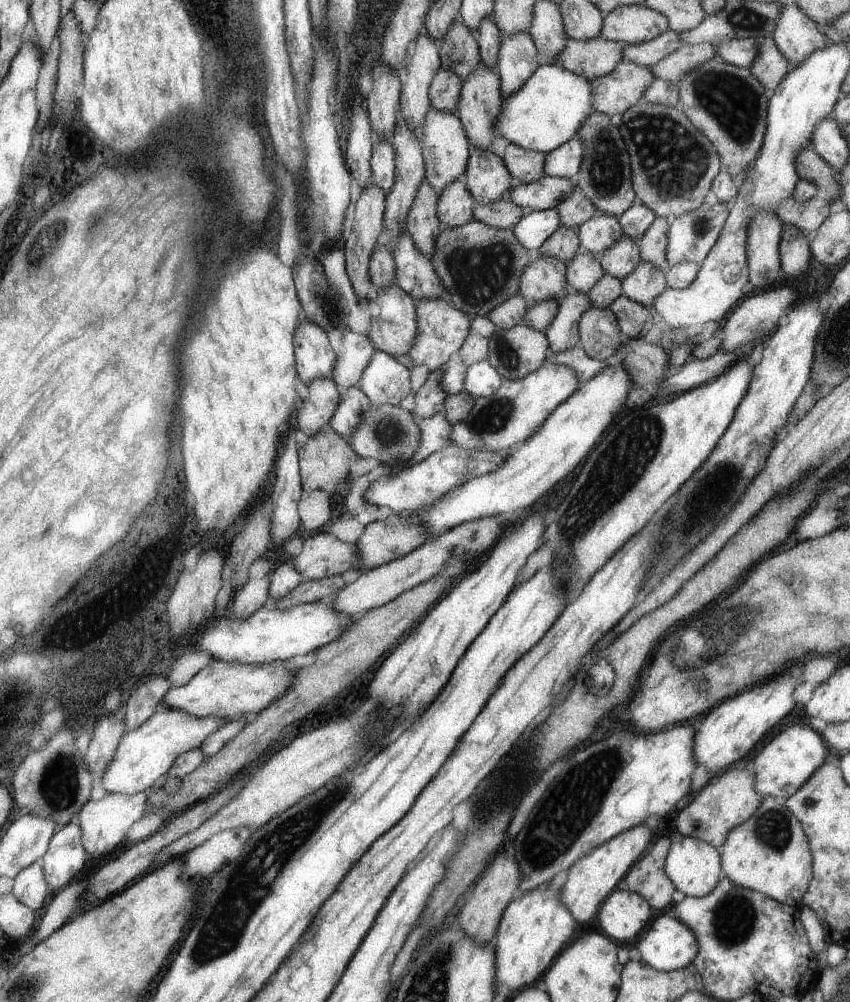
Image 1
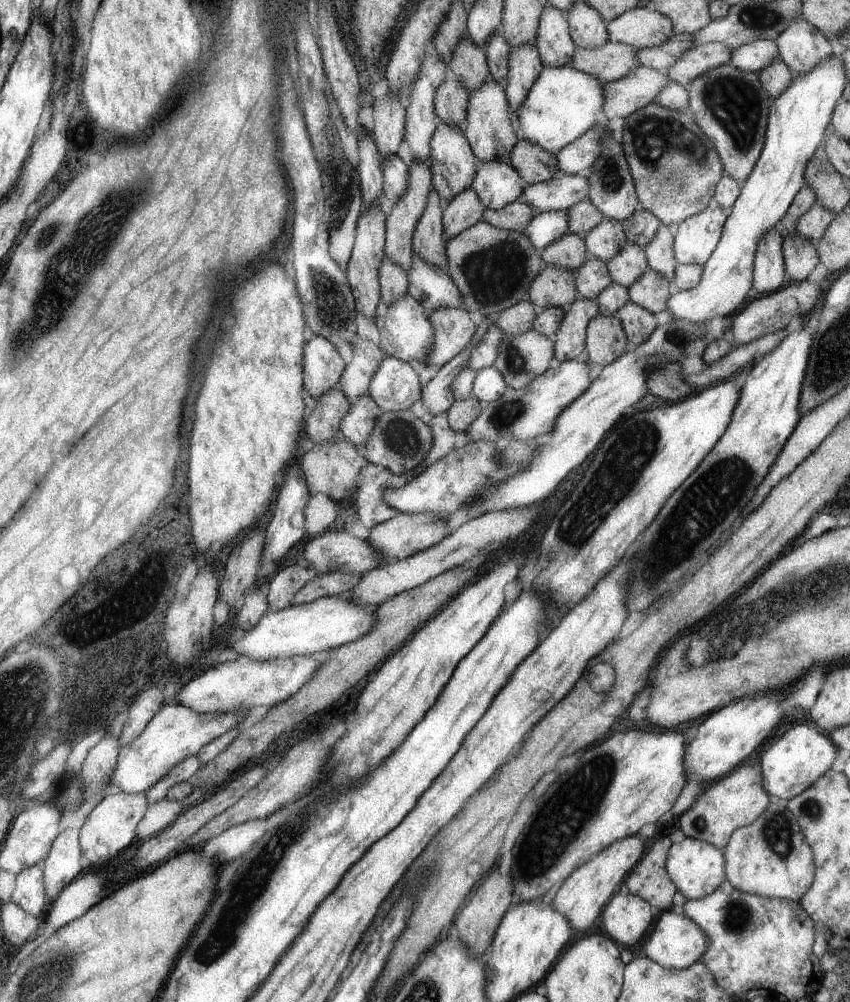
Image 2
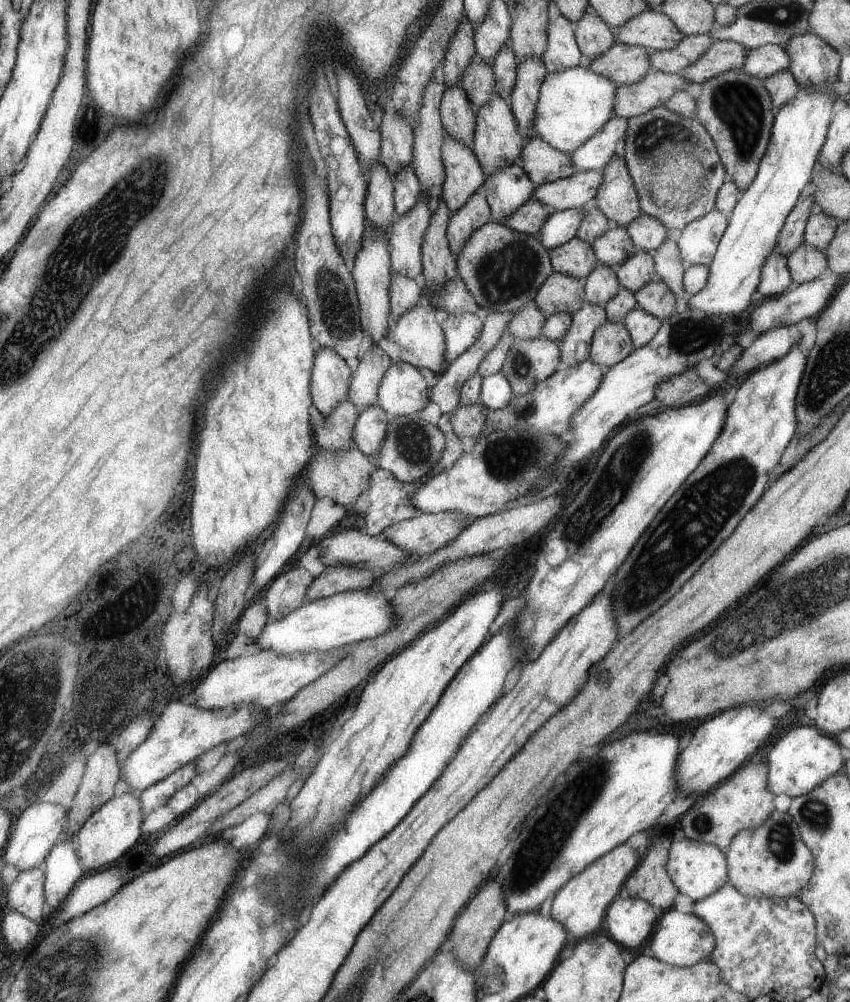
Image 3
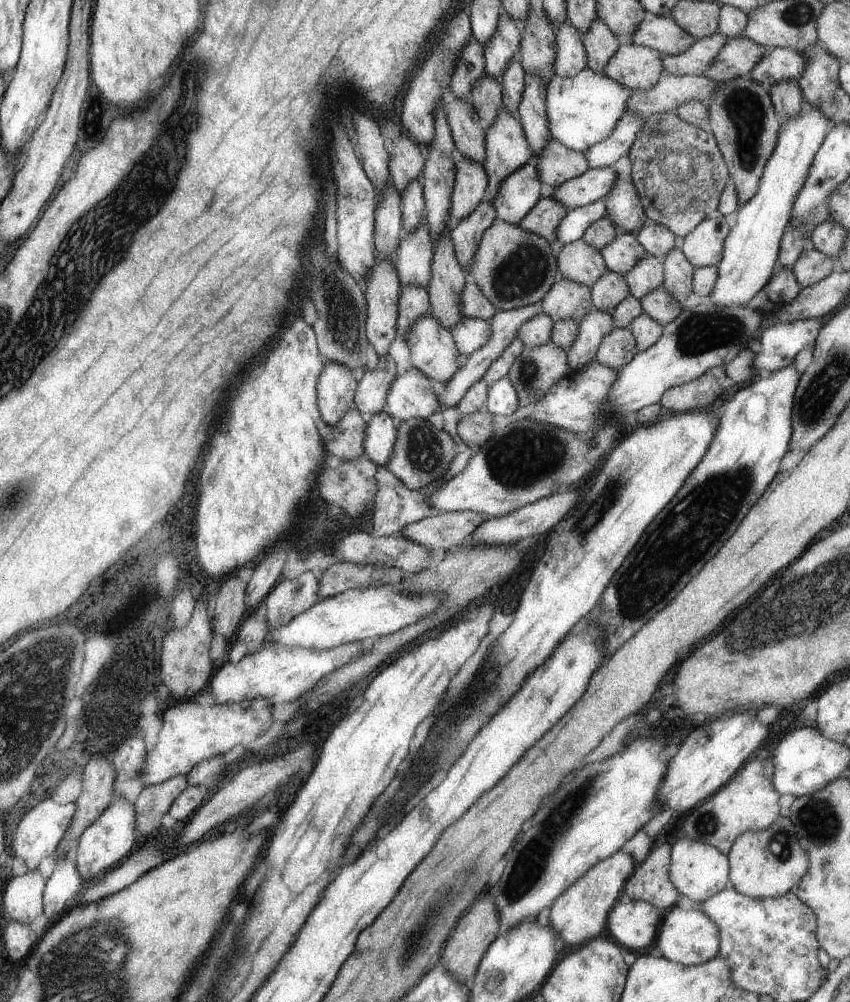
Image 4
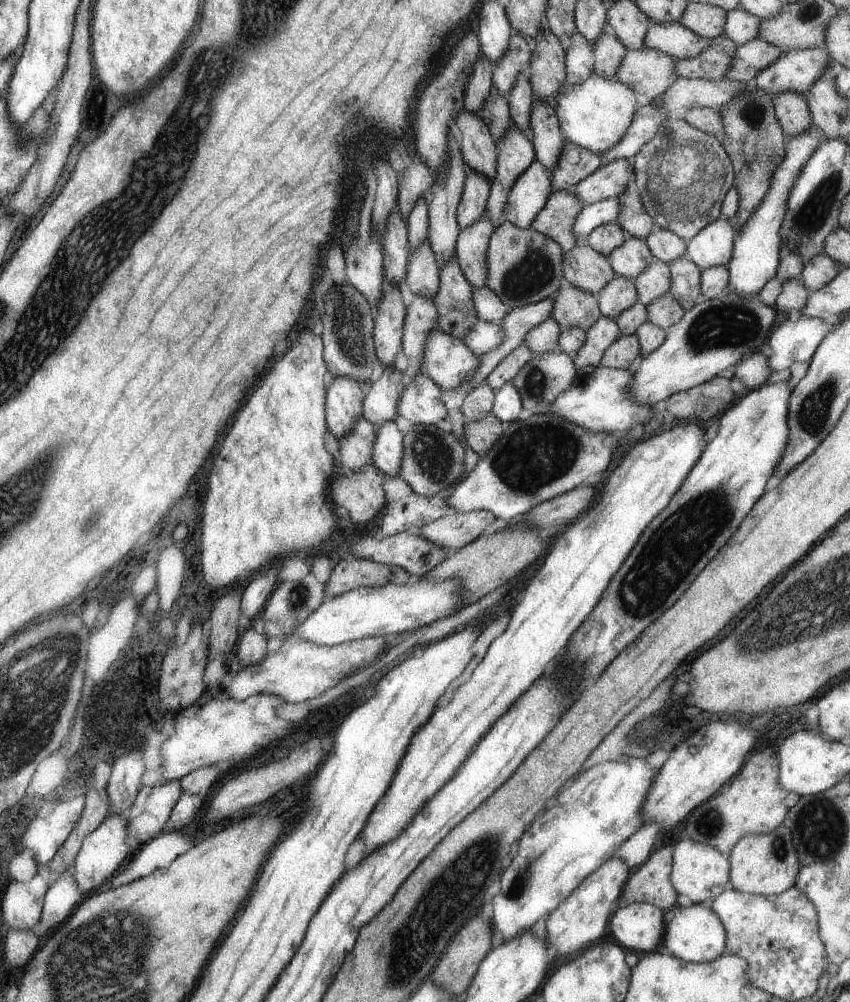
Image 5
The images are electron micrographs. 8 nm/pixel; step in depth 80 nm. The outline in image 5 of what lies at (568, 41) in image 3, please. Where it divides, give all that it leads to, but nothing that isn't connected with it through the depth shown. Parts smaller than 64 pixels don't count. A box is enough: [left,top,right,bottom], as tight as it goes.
[564,32,594,84]

